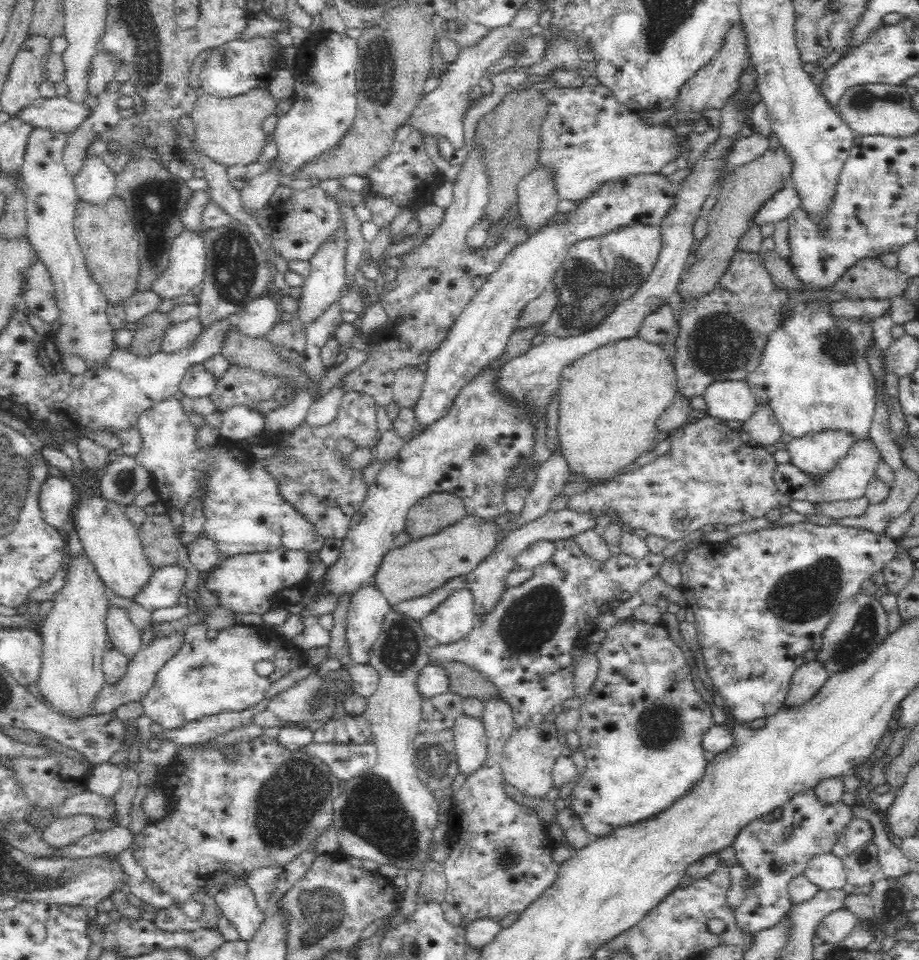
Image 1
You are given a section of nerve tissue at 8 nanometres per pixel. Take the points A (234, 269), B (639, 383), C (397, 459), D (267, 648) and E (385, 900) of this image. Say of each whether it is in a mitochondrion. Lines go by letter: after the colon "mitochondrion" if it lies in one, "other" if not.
A: mitochondrion
B: other
C: other
D: other
E: other

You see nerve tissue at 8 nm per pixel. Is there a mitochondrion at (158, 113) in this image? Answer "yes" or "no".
no

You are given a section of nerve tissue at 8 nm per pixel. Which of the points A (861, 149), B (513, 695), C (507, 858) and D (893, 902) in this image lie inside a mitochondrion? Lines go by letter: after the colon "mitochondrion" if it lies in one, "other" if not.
A: other
B: other
C: mitochondrion
D: mitochondrion

